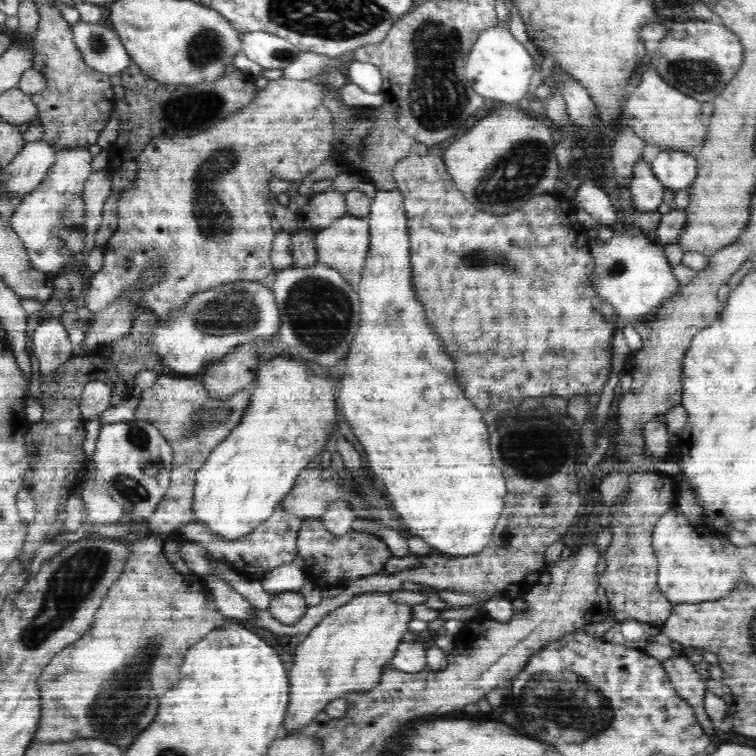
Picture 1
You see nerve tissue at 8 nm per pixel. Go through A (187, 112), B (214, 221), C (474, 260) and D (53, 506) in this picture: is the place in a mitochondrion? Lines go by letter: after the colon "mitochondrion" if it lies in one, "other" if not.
A: mitochondrion
B: mitochondrion
C: mitochondrion
D: other

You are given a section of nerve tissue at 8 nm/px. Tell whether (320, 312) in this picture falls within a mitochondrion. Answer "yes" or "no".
yes

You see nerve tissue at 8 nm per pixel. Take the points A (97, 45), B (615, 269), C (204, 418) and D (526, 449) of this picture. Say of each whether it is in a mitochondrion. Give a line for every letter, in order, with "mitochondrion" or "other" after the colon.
A: mitochondrion
B: mitochondrion
C: mitochondrion
D: mitochondrion

